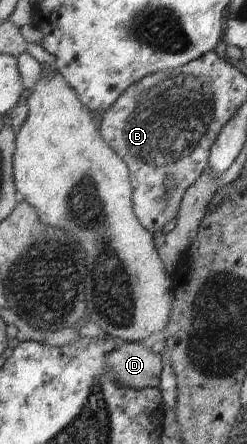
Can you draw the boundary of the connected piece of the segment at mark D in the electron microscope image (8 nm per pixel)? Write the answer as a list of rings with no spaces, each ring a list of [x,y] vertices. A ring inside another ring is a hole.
[[[127,342],[107,354],[114,378],[120,386],[142,390],[157,388],[164,359],[141,342]]]

